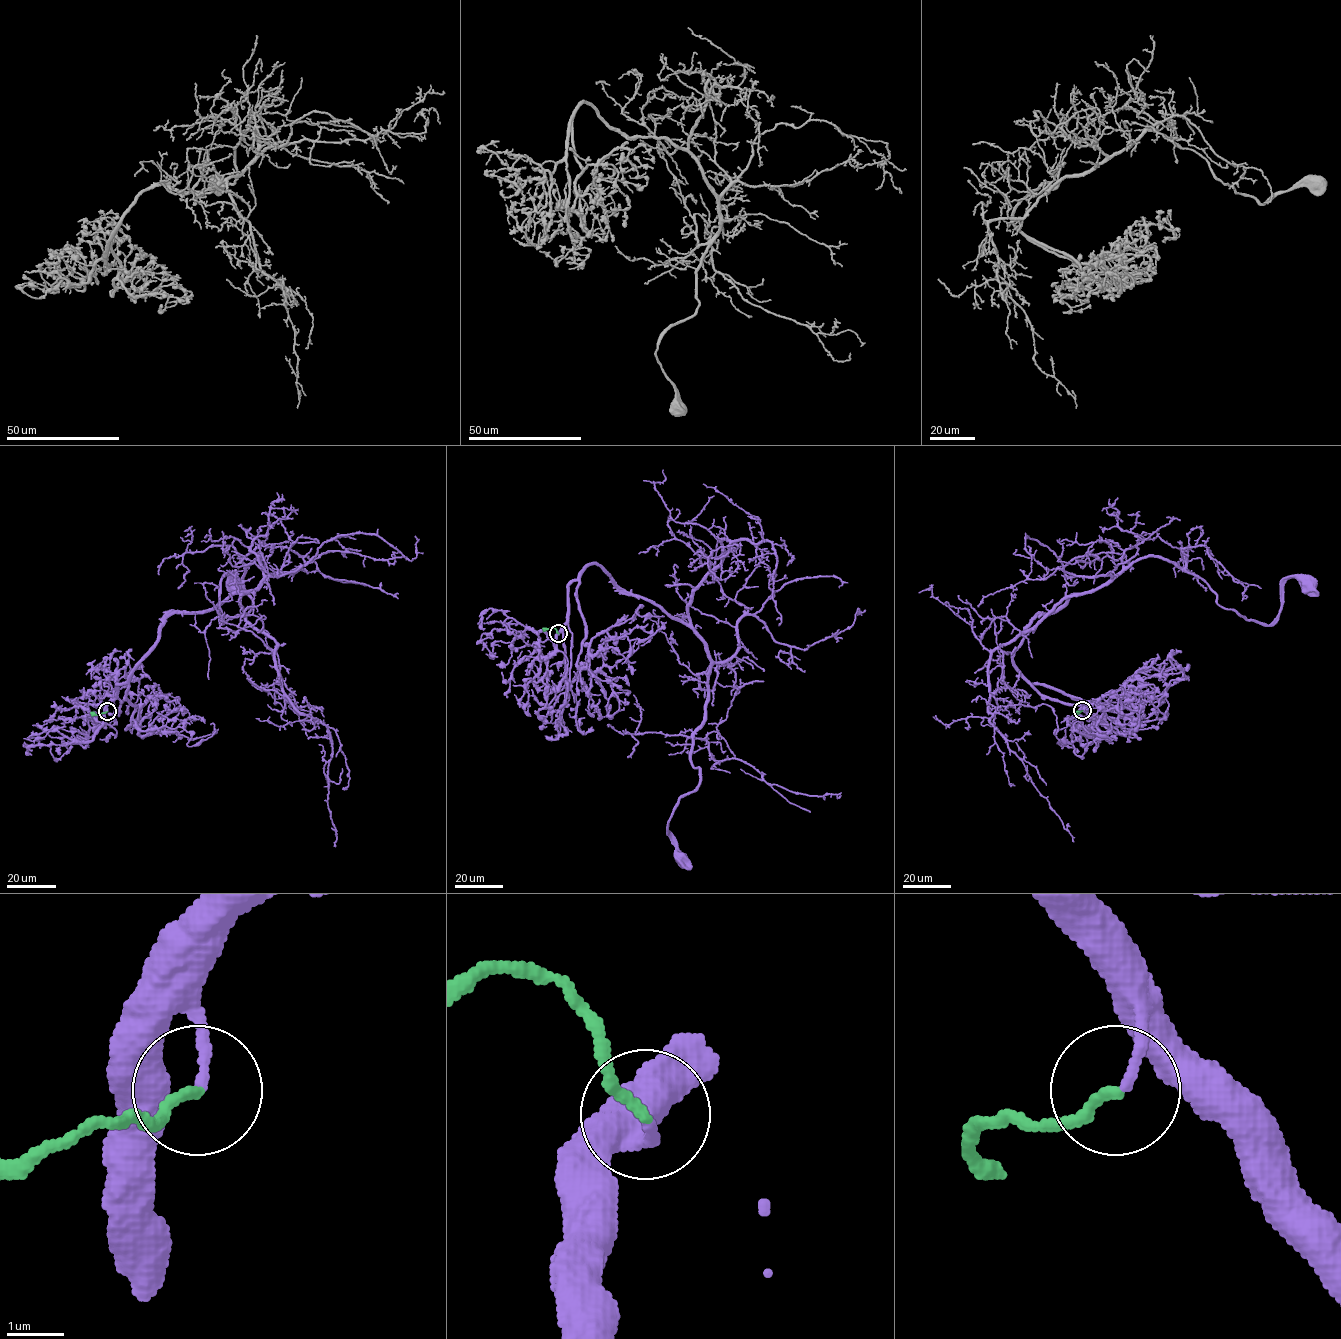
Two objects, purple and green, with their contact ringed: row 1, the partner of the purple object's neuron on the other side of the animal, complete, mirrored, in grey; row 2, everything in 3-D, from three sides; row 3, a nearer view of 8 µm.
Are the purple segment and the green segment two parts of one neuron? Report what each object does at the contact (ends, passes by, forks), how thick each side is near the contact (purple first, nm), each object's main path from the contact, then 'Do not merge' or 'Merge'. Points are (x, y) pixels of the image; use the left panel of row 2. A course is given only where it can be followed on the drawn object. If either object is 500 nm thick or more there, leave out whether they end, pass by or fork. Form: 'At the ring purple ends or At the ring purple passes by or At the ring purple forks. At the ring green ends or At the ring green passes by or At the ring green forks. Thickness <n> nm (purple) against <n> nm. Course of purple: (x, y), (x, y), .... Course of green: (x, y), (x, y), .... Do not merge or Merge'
At the ring purple ends. At the ring green ends. Thickness 160 nm (purple) against 190 nm. Course of purple: (107, 711), (171, 614), (263, 580), (259, 553), (243, 577), (252, 608), (221, 623), (219, 582), (234, 580). Course of green: (107, 711), (91, 713). Merge

